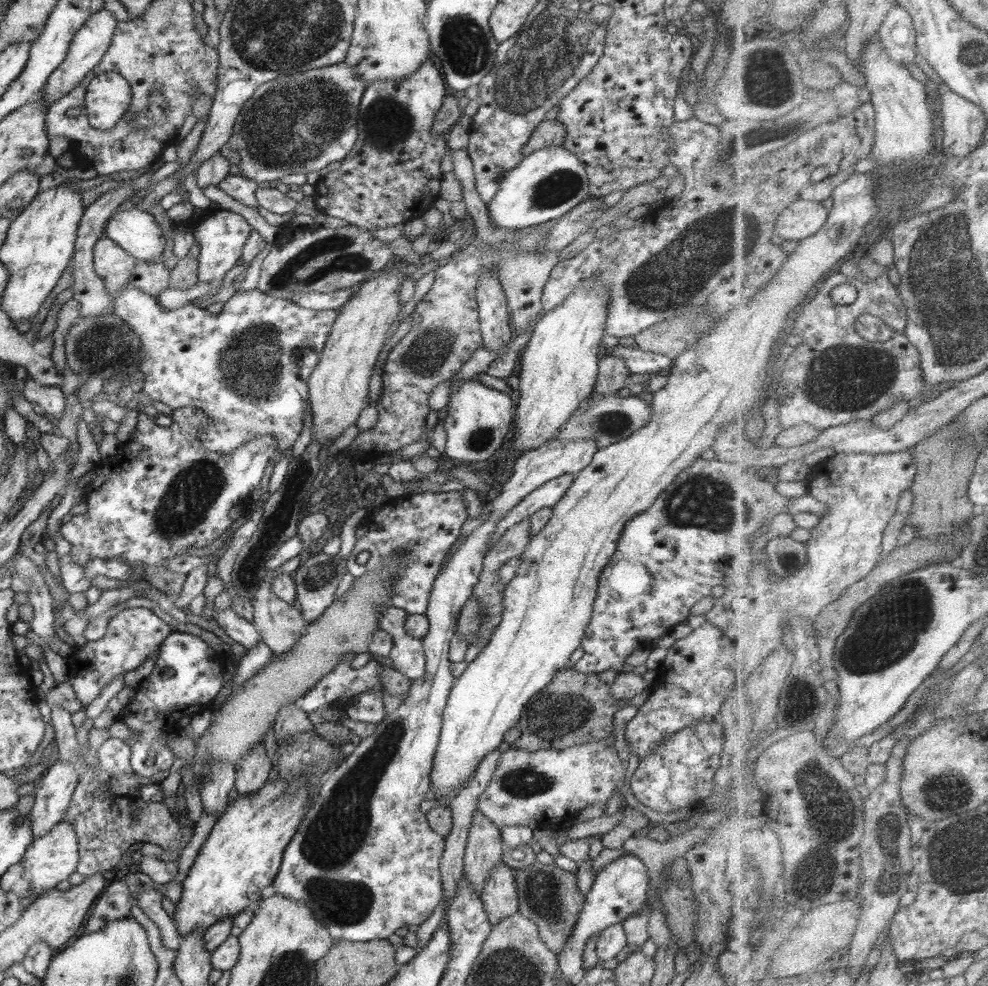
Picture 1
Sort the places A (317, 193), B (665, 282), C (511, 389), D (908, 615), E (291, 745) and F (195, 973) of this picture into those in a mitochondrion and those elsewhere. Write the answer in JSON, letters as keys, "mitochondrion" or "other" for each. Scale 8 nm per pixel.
{"A":"other","B":"mitochondrion","C":"other","D":"mitochondrion","E":"mitochondrion","F":"other"}

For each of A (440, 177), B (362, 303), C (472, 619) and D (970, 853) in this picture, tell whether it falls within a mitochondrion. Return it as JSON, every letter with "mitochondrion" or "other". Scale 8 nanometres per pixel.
{"A":"other","B":"other","C":"mitochondrion","D":"mitochondrion"}

